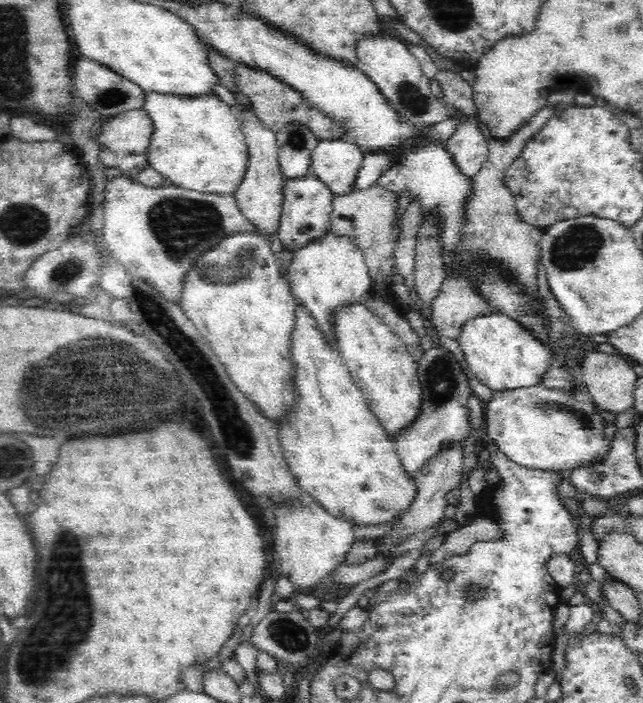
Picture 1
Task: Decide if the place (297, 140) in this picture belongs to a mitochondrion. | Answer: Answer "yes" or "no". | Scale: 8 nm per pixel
yes

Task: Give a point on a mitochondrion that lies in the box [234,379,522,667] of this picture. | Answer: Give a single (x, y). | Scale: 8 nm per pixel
(285, 632)

